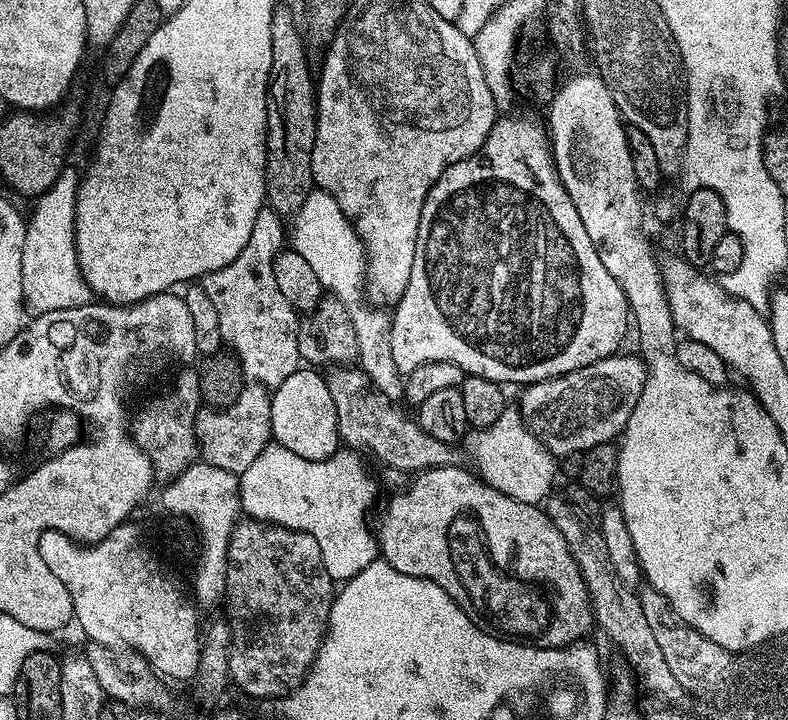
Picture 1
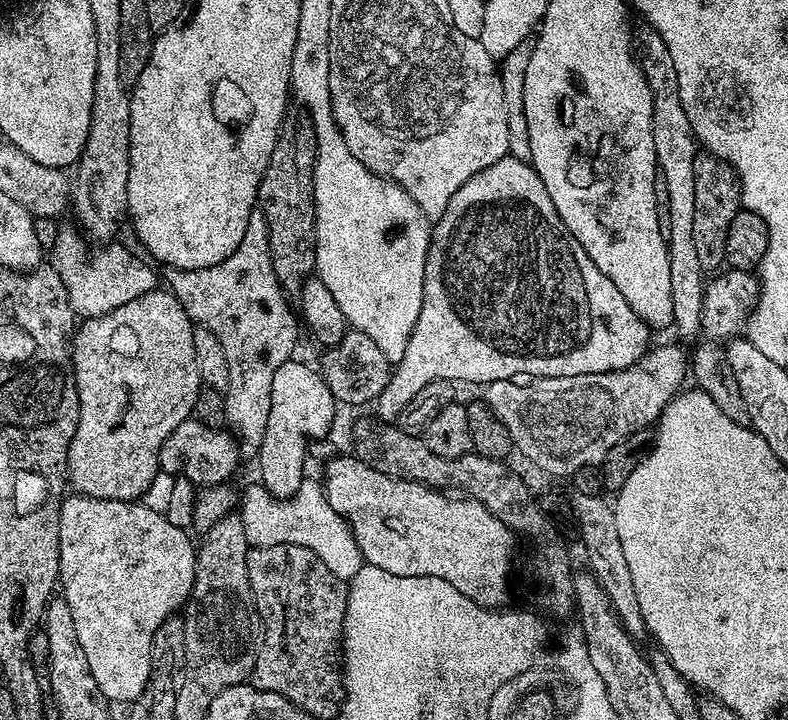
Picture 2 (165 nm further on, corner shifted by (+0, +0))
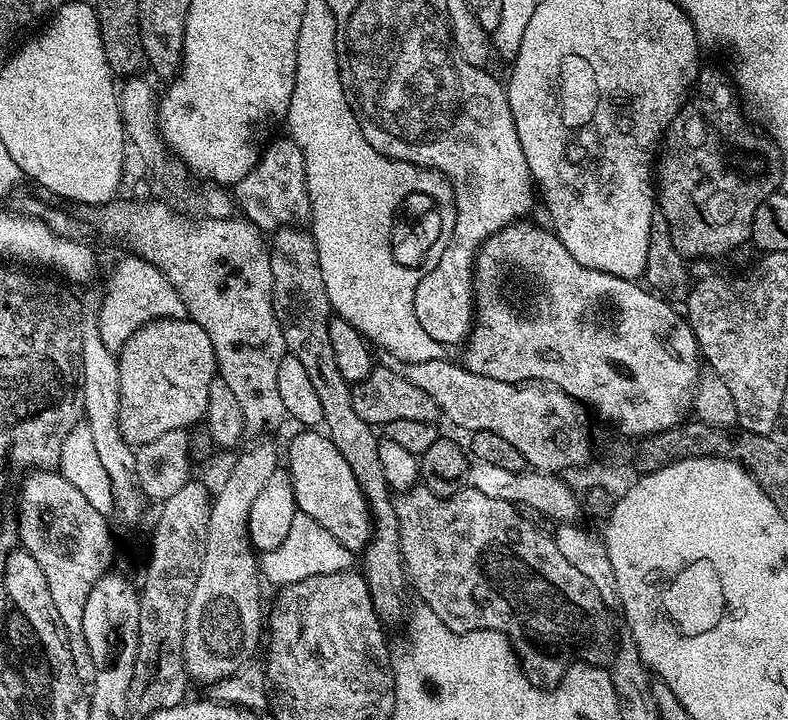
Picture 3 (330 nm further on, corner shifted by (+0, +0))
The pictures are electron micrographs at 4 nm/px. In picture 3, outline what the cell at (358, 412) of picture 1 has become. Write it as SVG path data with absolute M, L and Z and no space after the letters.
M417 486L401 491L395 497L396 513L398 514L398 526L400 527L400 553L404 559L404 570L407 579L410 581L410 588L420 595L419 603L425 608L429 608L445 623L451 631L466 632L474 631L478 628L489 628L492 631L500 631L509 642L516 653L518 667L528 680L537 688L551 688L557 684L569 664L583 662L595 666L604 666L611 661L617 647L617 641L612 641L612 620L610 609L602 602L602 594L594 590L594 582L586 578L586 574L579 572L575 566L570 566L566 558L558 551L555 539L548 536L543 531L543 527L526 522L522 518L519 507L509 501L500 501L498 498L490 498L487 494L482 494L478 490L464 486L459 492L454 492L449 496L435 496L429 488Z

